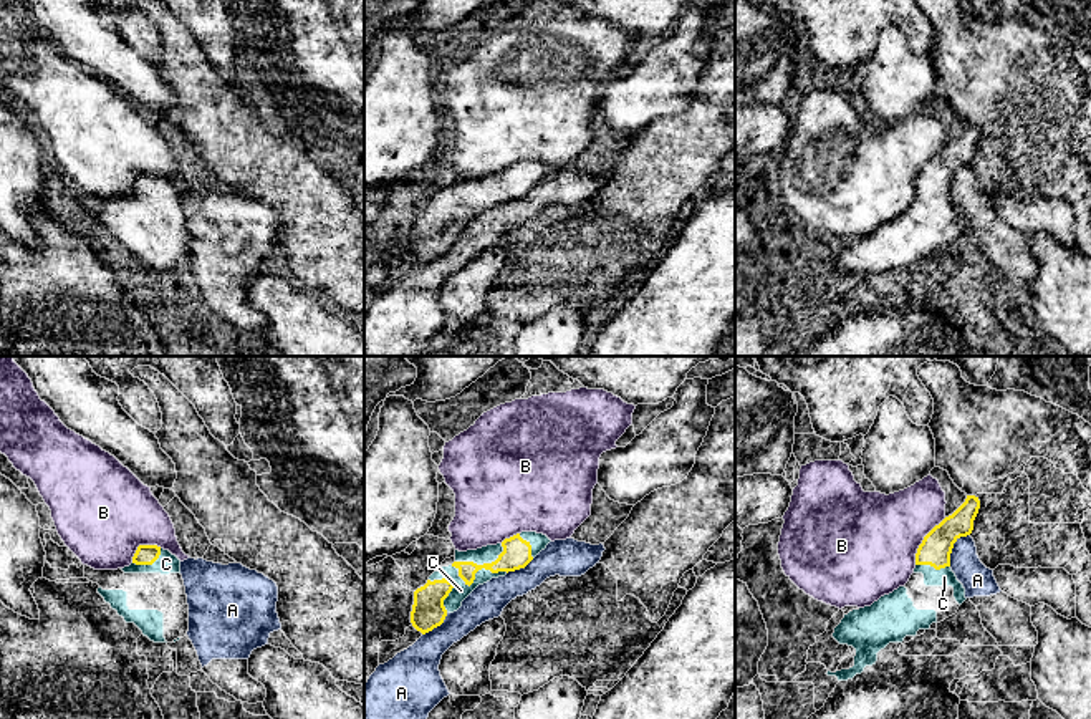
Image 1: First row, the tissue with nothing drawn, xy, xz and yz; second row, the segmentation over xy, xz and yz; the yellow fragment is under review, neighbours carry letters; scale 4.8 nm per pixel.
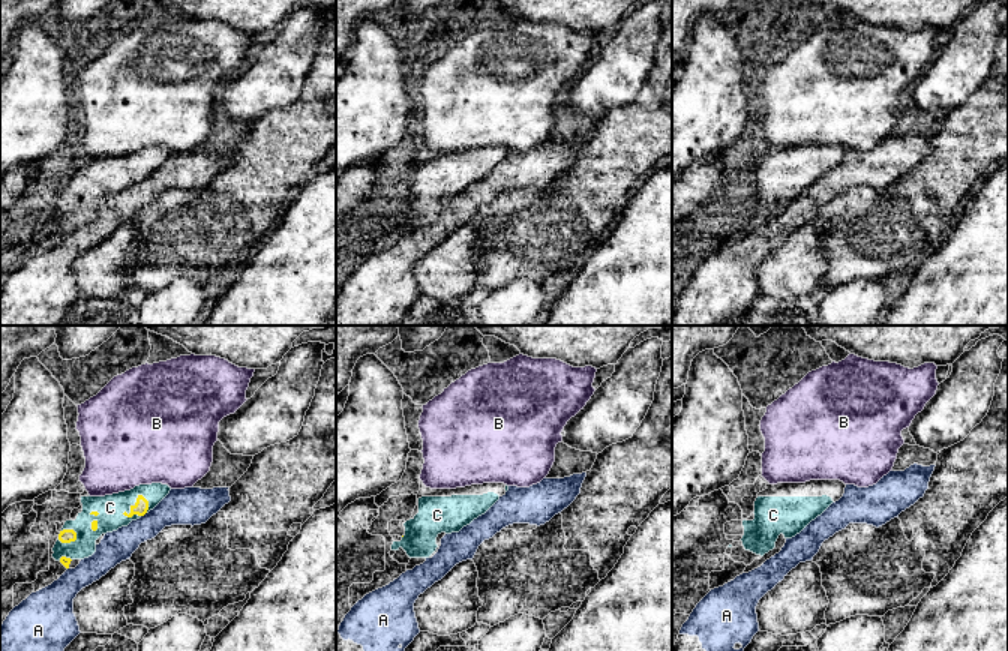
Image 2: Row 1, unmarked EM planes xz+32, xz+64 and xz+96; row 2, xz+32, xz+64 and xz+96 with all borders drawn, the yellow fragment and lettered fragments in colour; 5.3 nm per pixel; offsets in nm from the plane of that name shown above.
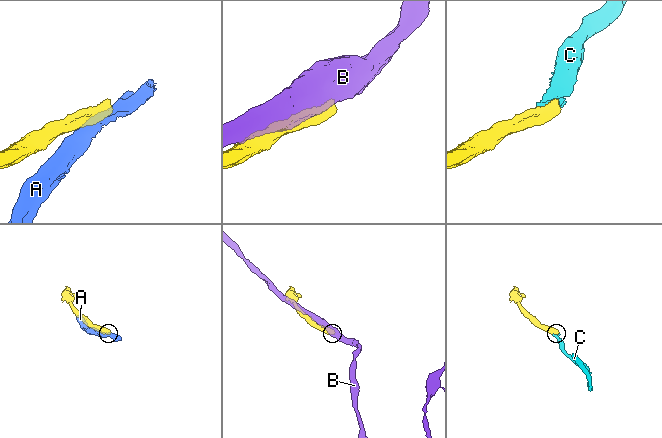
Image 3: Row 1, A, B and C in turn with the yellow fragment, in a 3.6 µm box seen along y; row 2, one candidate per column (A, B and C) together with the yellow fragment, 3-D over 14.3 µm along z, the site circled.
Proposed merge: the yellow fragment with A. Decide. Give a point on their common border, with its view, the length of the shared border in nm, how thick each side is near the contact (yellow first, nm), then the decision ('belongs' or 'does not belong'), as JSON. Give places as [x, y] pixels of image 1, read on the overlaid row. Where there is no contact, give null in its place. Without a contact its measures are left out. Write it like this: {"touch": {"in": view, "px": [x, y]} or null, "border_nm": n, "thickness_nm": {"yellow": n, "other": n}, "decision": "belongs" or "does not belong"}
{"touch": {"in": "yz", "px": [952, 547]}, "border_nm": 190, "thickness_nm": {"yellow": 150, "other": 150}, "decision": "does not belong"}

